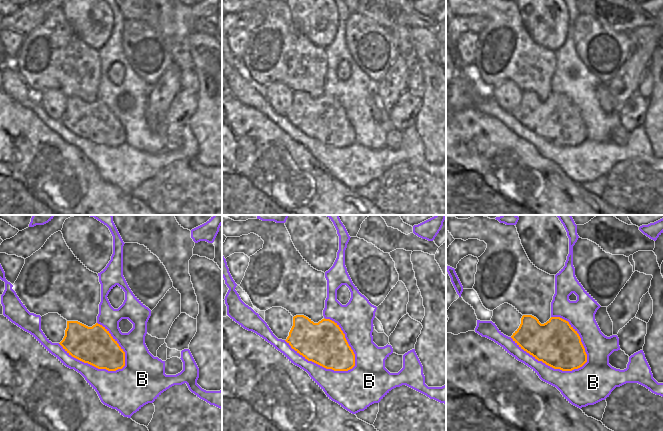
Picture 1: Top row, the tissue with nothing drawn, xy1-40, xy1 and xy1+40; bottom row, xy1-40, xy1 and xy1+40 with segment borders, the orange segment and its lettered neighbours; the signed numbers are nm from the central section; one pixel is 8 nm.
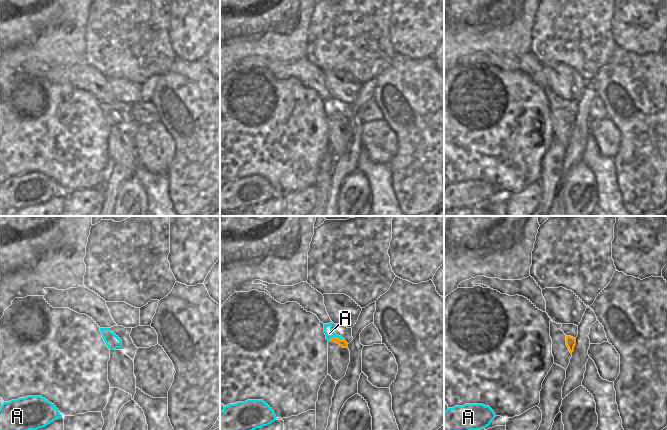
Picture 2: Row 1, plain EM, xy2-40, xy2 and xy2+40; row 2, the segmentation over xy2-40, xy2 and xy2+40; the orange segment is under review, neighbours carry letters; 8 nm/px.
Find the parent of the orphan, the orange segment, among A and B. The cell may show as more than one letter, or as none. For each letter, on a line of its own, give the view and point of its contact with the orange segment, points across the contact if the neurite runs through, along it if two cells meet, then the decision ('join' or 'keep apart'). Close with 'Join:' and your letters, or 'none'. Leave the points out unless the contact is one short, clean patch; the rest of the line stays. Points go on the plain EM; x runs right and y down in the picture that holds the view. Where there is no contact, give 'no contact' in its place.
A: xy2 (335, 113) | across xy2 (343, 119), (335, 113), (329, 109) | join
B: xy1+40 (549, 141) | keep apart
Join: A

